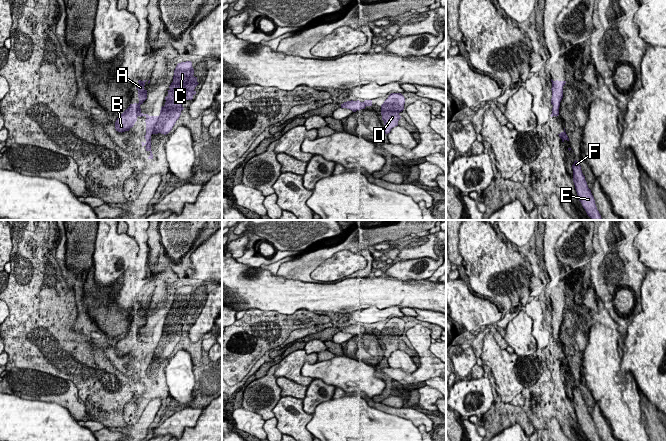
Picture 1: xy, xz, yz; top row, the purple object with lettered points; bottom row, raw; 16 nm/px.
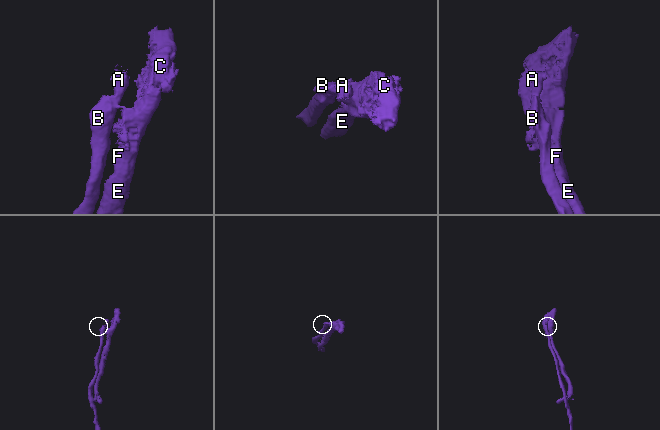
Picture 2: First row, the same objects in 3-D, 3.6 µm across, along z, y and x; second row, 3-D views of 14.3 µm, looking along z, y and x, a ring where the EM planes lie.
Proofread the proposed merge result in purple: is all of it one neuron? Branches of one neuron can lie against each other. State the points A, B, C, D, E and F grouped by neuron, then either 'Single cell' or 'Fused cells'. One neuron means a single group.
Groups: A B / C D E F. Fused cells

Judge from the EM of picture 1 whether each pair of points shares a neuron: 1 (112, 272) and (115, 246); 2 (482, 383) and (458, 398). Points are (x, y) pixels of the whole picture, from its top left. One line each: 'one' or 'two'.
1: one
2: one

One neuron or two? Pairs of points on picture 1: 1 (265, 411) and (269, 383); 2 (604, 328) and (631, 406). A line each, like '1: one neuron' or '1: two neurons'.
1: one neuron
2: one neuron

